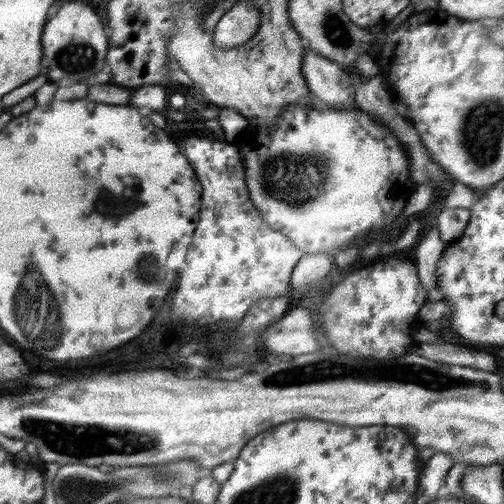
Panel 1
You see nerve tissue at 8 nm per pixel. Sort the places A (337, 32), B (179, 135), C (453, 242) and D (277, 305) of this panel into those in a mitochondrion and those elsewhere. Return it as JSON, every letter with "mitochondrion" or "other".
{"A":"mitochondrion","B":"other","C":"other","D":"other"}

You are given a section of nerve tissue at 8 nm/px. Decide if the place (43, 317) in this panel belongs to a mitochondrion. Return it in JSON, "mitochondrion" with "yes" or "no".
{"mitochondrion":"yes"}

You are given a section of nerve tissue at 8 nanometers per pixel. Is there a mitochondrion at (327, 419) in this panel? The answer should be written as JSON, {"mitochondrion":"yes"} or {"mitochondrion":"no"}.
{"mitochondrion":"no"}

